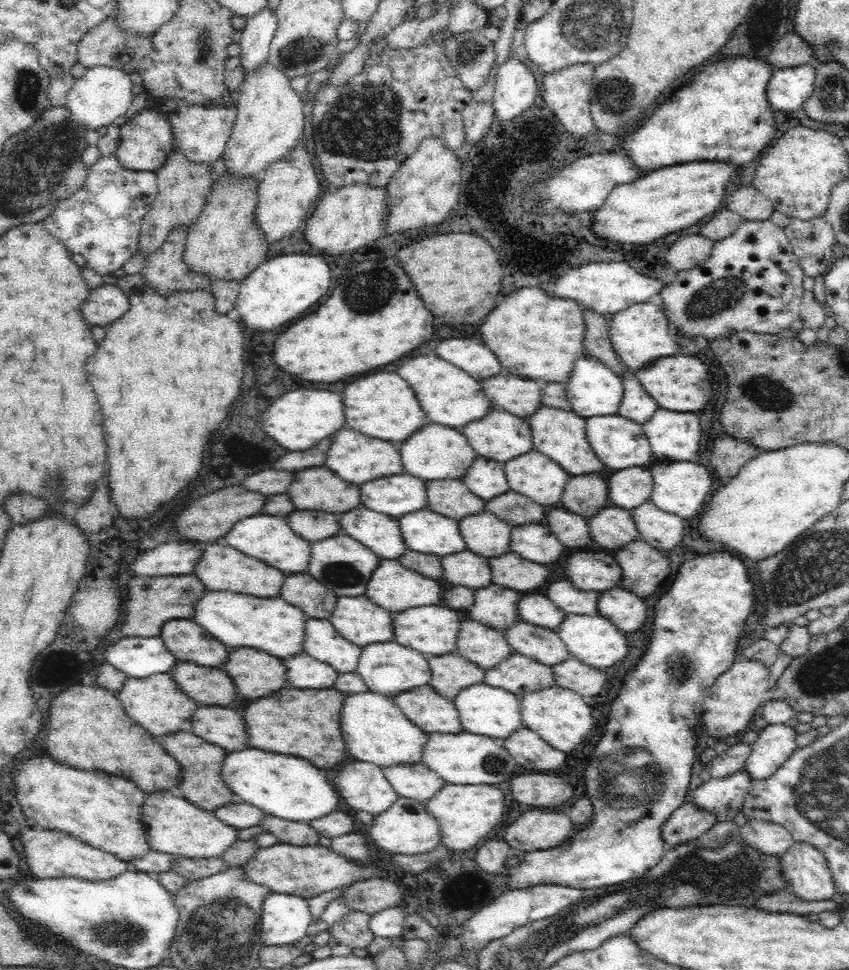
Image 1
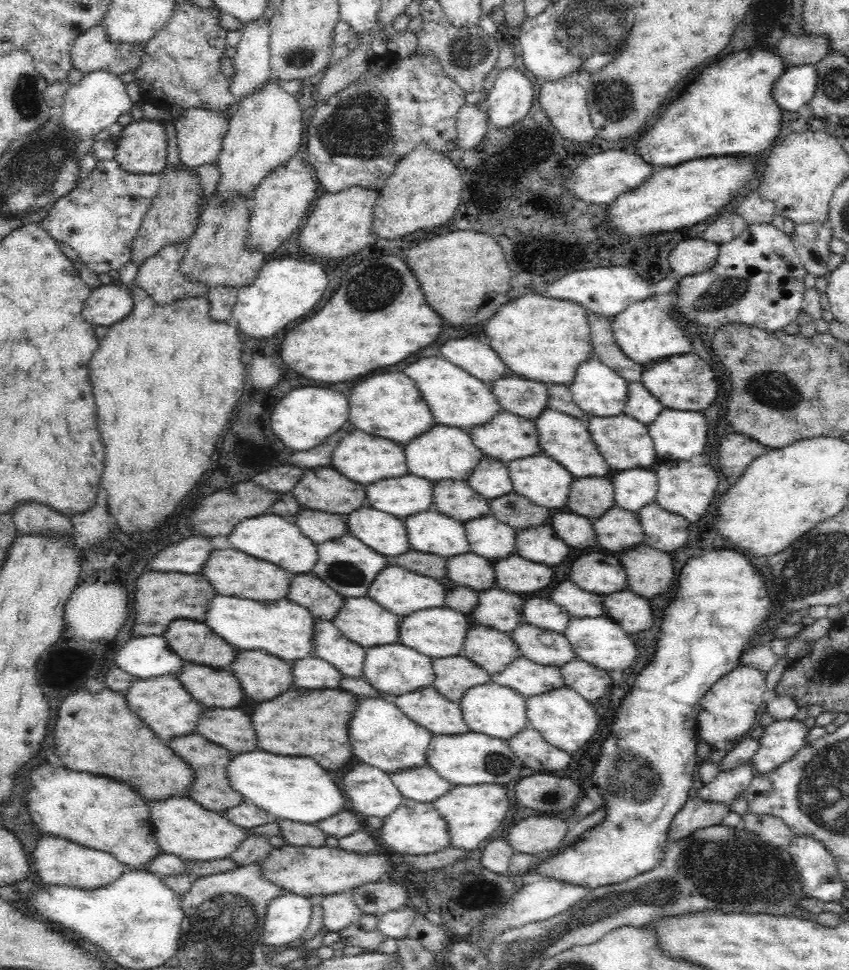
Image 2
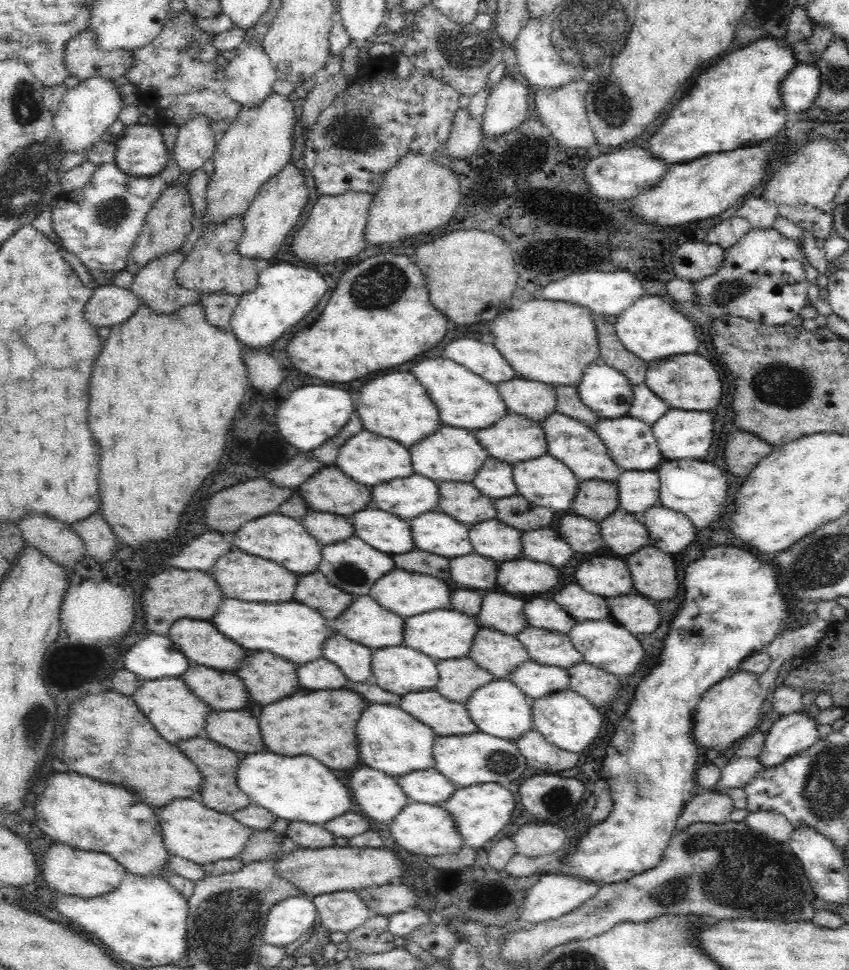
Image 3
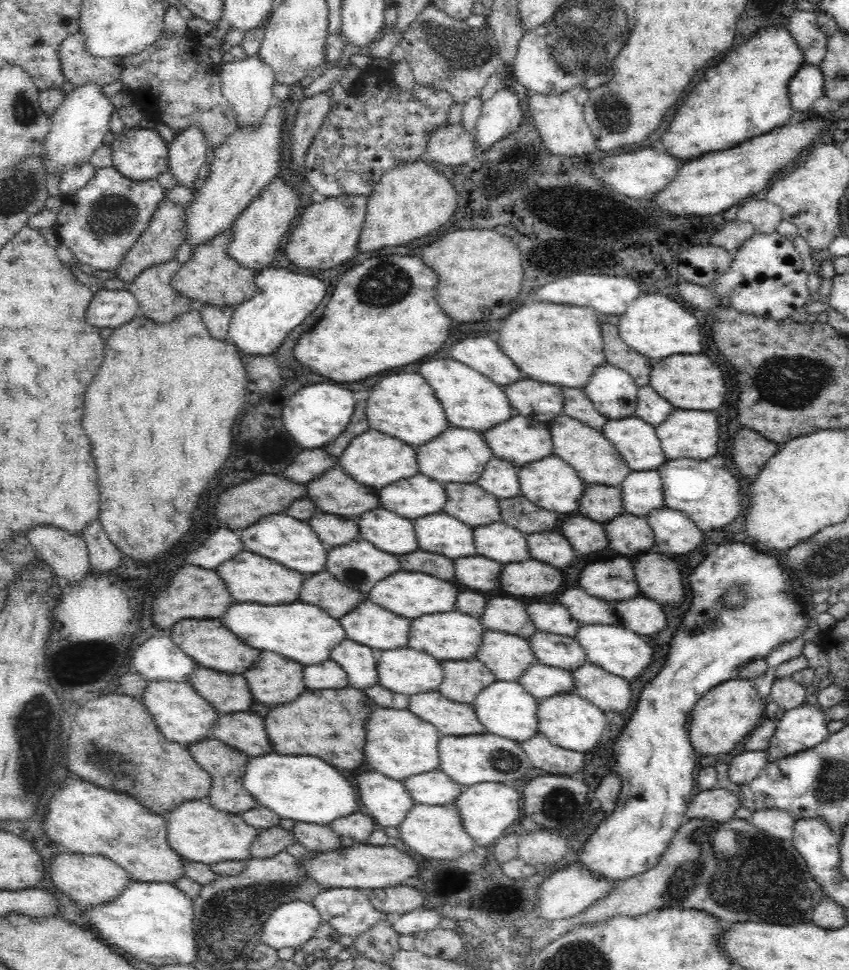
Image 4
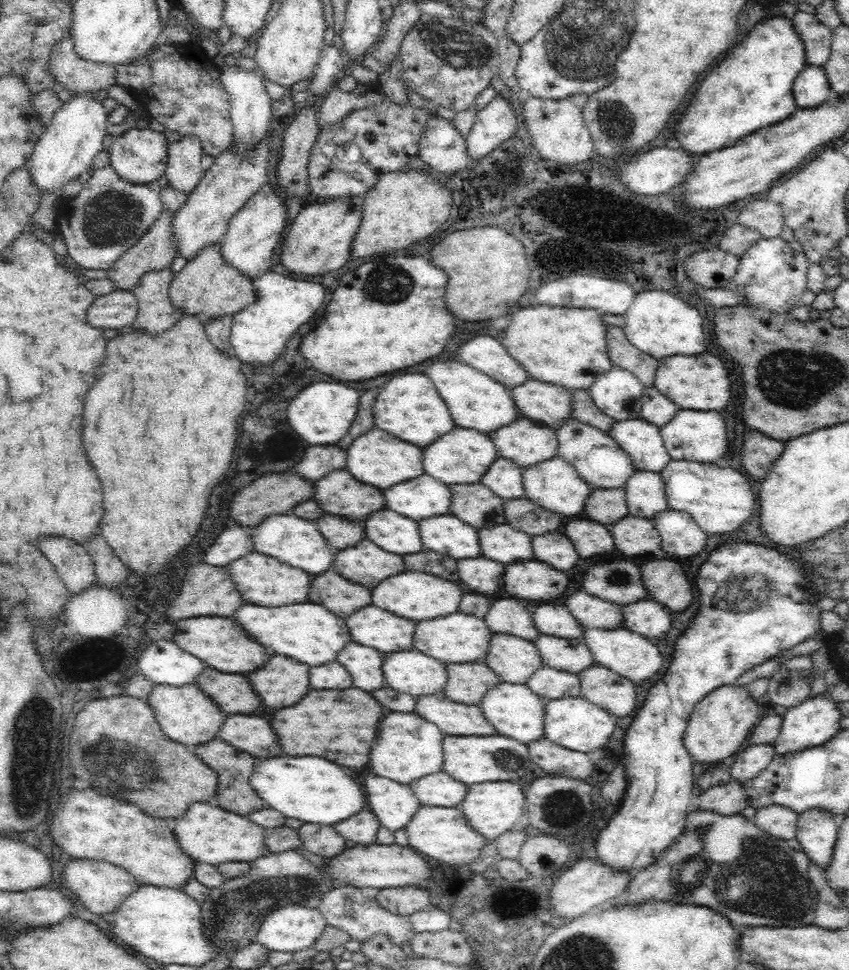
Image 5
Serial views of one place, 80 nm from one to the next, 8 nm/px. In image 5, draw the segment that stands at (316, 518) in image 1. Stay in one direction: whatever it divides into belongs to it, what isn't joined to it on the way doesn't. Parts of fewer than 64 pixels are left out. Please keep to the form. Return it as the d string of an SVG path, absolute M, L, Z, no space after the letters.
M322 514L316 520L318 532L325 542L334 548L348 548L350 544L356 544L364 538L362 528L356 522L350 522L342 516Z

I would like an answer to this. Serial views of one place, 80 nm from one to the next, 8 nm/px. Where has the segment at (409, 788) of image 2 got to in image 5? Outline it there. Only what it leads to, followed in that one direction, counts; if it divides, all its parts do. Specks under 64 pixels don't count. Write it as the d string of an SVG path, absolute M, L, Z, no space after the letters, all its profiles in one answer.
M446 772L431 773L422 776L407 785L416 795L421 806L442 808L459 807L468 788L452 779Z

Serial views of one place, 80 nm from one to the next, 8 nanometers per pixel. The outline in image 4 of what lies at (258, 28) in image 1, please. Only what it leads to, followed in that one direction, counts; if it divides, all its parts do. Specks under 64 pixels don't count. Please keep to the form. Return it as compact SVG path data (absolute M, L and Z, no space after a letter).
M256 53L242 60L222 63L219 70L221 89L230 105L234 105L237 125L255 125L273 100L272 86L276 83L276 79L272 67Z

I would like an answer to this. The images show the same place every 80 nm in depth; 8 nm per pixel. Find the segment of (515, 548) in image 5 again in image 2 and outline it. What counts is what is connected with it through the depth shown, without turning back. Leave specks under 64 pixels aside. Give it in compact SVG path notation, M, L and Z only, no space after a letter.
M492 512L464 521L463 527L470 552L490 560L514 554L516 529L498 520Z

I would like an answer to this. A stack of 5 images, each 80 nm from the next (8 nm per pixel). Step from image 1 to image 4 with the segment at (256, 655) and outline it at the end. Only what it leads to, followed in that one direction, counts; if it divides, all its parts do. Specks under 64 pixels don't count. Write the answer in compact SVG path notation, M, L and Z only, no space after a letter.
M260 652L254 666L244 672L244 678L246 678L250 694L256 702L260 702L260 704L282 704L282 700L294 700L294 696L302 694L302 690L304 690L302 668L304 666L301 664L297 662L294 664L292 660L286 660L284 656L278 656L274 652Z

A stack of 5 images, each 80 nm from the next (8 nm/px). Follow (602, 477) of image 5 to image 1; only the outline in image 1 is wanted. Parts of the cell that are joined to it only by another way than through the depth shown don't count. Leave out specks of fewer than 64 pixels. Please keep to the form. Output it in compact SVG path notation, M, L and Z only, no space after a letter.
M540 406L538 412L527 419L533 448L558 463L570 476L600 473L604 468L601 460L592 452L586 438L585 420L565 409Z

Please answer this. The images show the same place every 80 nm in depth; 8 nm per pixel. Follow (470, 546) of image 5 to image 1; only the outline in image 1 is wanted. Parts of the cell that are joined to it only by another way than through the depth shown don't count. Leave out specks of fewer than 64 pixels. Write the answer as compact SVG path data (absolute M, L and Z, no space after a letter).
M428 508L402 515L400 530L407 550L438 556L466 550L457 521Z

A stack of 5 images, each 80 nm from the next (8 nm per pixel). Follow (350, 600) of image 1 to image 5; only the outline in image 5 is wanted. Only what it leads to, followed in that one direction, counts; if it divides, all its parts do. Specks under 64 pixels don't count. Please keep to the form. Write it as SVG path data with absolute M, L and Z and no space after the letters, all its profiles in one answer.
M374 603L363 605L362 608L347 616L345 623L349 628L352 641L375 648L380 654L413 648L412 639L416 622L396 616L394 613L374 605Z

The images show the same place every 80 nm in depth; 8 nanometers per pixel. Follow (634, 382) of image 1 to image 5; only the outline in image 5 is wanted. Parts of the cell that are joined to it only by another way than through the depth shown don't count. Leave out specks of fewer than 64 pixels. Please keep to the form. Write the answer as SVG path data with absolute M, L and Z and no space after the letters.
M654 385L643 388L641 403L640 418L658 427L672 420L679 410Z

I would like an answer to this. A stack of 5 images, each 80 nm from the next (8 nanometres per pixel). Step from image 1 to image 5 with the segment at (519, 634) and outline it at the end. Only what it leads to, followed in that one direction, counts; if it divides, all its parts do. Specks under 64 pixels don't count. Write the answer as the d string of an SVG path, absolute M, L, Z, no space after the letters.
M538 635L532 641L541 662L564 672L577 674L594 664L590 651L580 638L567 639L550 635Z

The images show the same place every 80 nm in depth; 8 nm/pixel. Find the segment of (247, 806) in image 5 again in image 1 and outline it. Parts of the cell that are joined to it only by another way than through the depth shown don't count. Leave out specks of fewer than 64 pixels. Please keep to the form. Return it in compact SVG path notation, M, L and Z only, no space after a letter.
M188 731L168 733L158 740L160 747L178 763L178 786L176 788L190 804L201 810L213 812L236 801L236 796L232 796L232 792L228 792L219 772L222 760L226 758L222 749Z

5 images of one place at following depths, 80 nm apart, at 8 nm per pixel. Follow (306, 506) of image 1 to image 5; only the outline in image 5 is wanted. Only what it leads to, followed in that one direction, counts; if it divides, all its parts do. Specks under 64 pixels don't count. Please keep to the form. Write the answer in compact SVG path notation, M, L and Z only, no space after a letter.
M334 470L314 484L314 500L326 514L346 518L366 518L370 512L384 508L382 493L376 488L362 492L362 484L346 470Z

